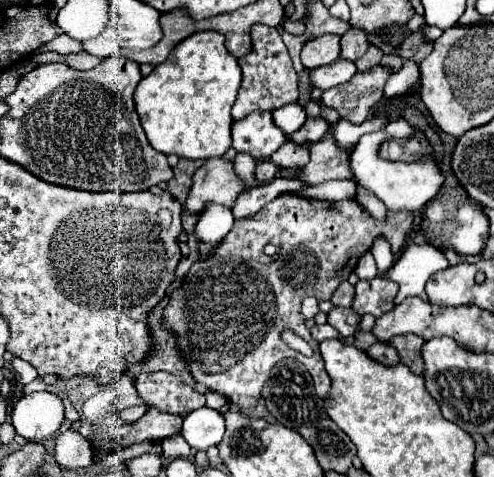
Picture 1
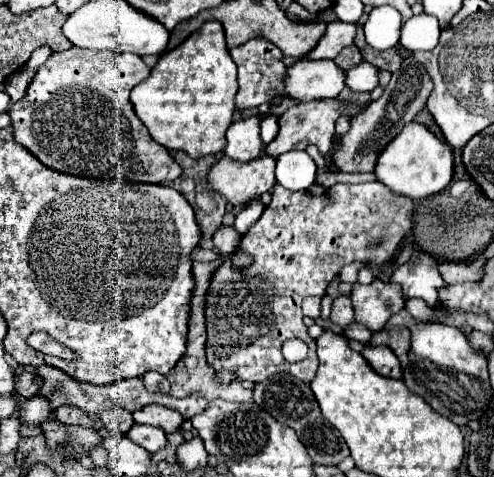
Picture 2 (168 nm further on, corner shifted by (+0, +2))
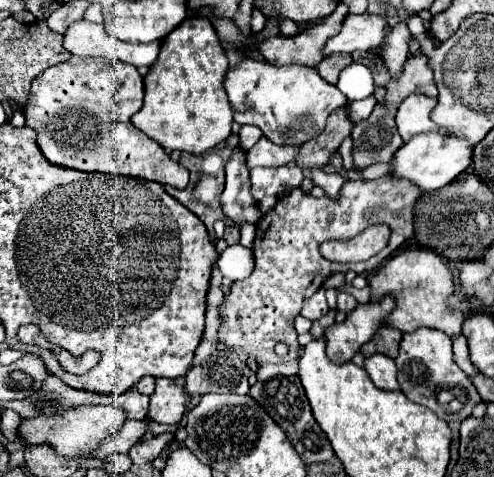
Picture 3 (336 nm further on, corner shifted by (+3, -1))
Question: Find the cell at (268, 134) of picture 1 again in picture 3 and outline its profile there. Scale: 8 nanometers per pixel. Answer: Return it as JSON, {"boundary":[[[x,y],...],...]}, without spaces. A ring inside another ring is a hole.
{"boundary":[[[234,147],[226,163],[226,189],[220,201],[224,215],[230,217],[236,225],[244,221],[256,223],[262,217],[256,201],[250,195],[250,177],[246,165],[246,153],[242,147]]]}

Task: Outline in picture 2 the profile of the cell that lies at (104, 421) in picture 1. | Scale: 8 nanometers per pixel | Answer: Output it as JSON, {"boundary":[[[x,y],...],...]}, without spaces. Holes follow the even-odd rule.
{"boundary":[[[149,404],[149,406],[145,406],[145,408],[135,412],[135,422],[137,424],[157,426],[157,428],[163,428],[167,434],[171,434],[171,432],[181,428],[183,416],[177,410],[171,410],[171,408],[165,408],[165,406],[157,406],[157,404]]]}

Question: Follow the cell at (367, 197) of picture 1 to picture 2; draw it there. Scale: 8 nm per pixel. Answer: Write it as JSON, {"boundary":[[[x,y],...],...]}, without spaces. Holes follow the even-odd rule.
{"boundary":[[[407,56],[403,60],[403,66],[393,72],[389,86],[383,90],[383,96],[375,102],[369,102],[365,110],[351,120],[351,130],[341,136],[341,148],[331,154],[333,166],[338,171],[319,172],[316,175],[315,184],[330,188],[336,183],[359,184],[363,182],[375,181],[376,177],[373,172],[375,168],[375,158],[379,158],[379,150],[403,130],[405,124],[409,124],[415,114],[419,114],[425,108],[425,102],[433,90],[433,82],[423,68],[413,56]],[[342,172],[371,172],[371,173],[342,173]]]}

